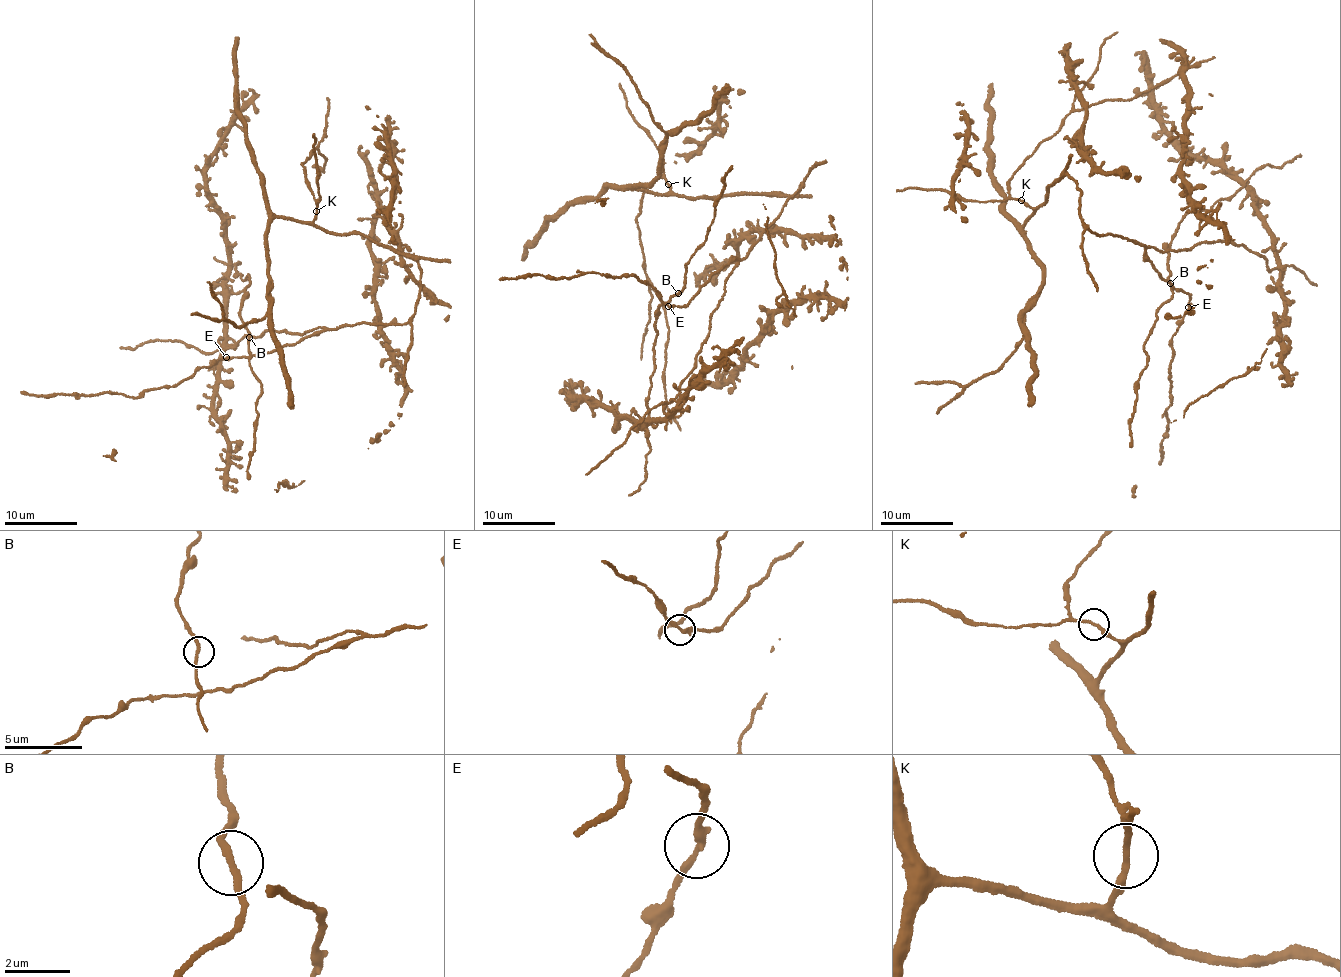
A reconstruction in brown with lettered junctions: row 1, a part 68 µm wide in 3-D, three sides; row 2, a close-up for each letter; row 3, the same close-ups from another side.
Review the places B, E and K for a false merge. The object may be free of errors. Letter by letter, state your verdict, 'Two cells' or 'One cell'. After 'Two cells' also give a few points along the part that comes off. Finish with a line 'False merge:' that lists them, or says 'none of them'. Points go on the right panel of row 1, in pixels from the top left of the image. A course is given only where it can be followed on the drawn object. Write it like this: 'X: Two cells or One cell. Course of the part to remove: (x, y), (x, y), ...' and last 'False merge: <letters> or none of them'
B: One cell
E: One cell
K: One cell
False merge: none of them

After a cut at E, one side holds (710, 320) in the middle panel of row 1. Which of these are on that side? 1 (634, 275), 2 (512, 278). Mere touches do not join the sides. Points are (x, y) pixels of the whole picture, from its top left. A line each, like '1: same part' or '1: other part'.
1: other part
2: other part

